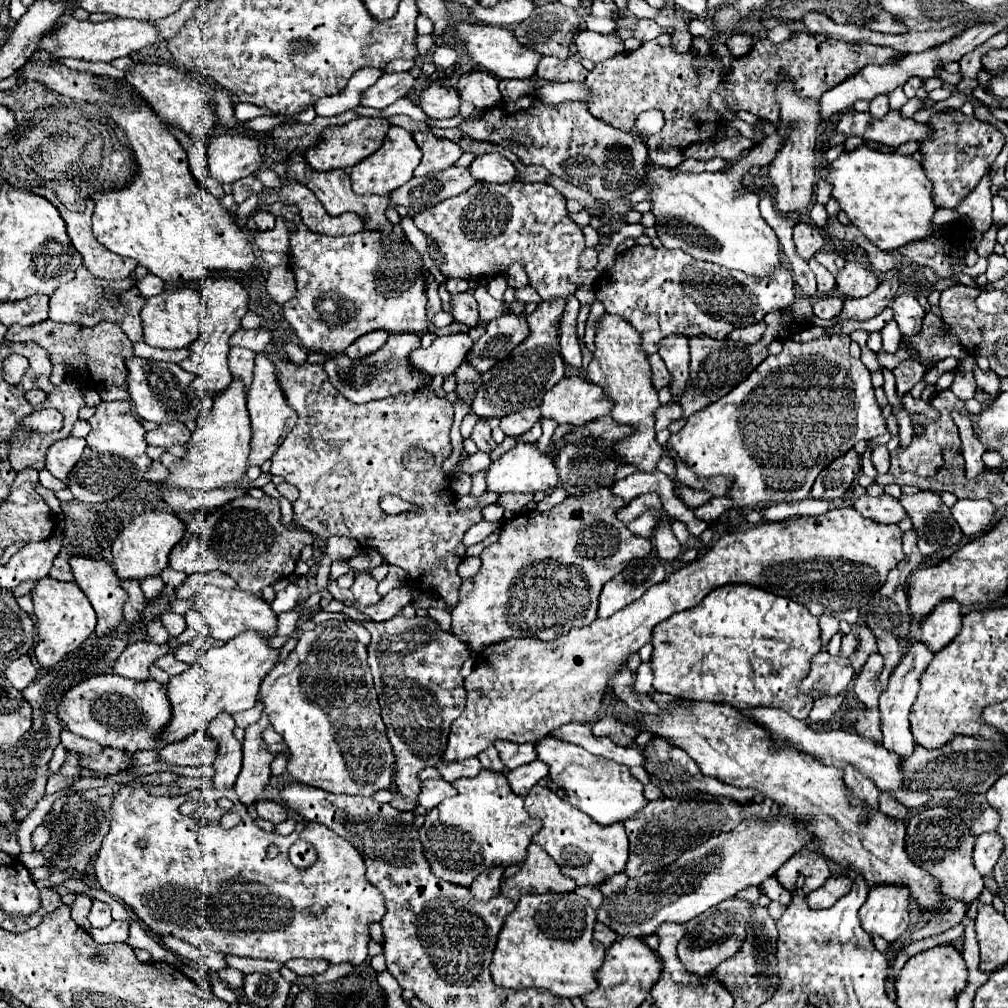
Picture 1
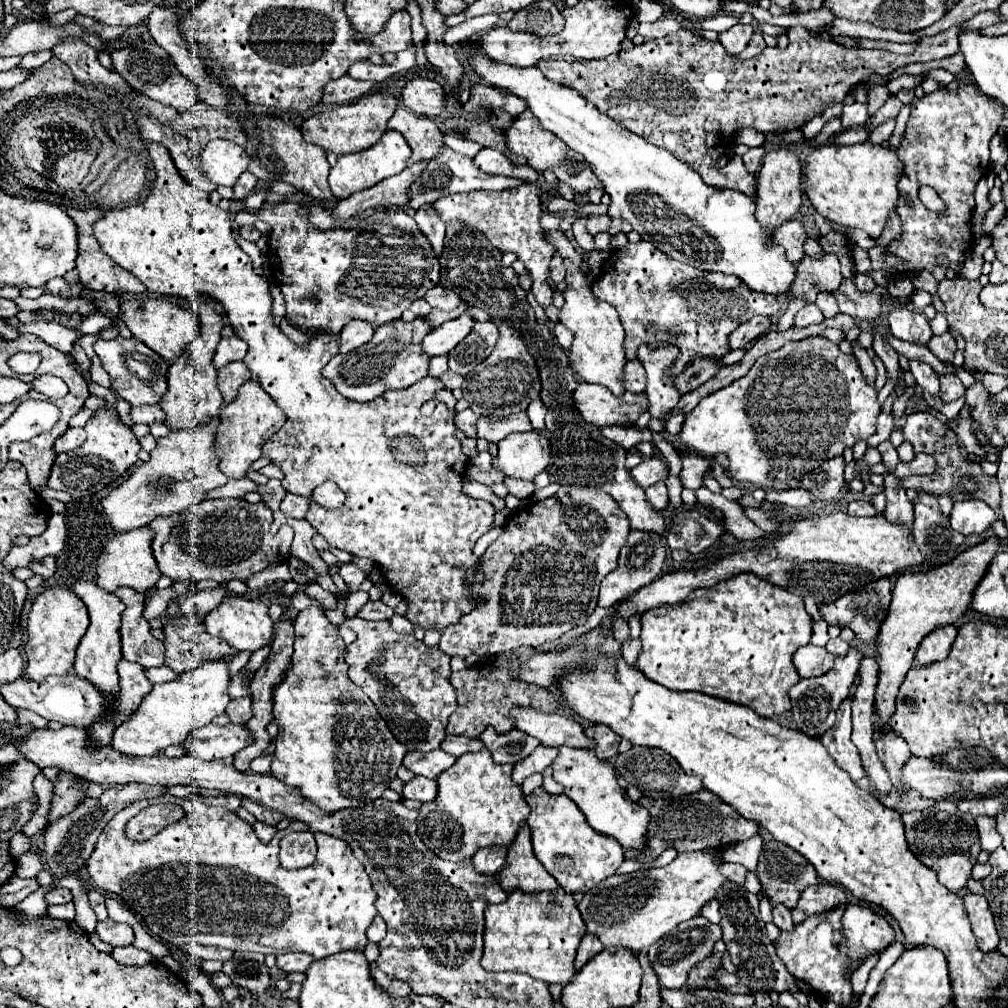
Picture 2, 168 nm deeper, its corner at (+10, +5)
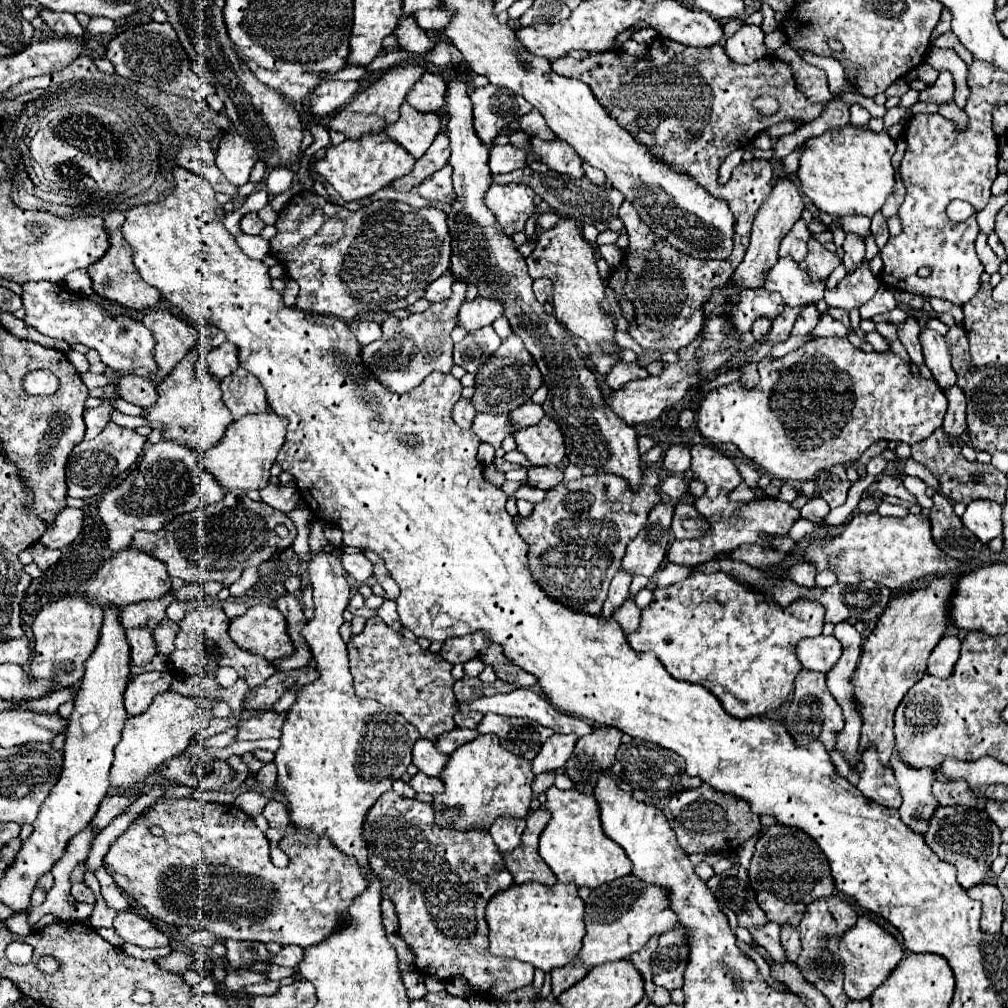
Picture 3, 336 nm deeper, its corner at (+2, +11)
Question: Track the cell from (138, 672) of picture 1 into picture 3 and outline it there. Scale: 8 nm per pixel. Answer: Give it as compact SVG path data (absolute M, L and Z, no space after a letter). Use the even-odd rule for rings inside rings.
M140 673L136 675L126 691L124 691L124 705L126 705L126 713L128 717L136 717L140 713L144 713L144 709L148 709L148 705L154 701L156 695L164 693L170 689L172 683L172 675L170 673Z

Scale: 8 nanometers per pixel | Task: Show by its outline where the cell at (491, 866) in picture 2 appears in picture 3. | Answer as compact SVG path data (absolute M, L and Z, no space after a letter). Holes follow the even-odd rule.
M498 817L494 821L494 825L490 827L490 835L492 835L494 843L498 845L500 853L512 851L520 843L520 837L524 833L524 827L526 827L526 819Z

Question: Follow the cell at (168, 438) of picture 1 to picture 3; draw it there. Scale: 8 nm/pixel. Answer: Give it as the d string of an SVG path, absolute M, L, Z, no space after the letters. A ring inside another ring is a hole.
M130 373L122 375L120 383L118 383L118 391L120 391L118 393L120 399L134 403L142 409L156 403L156 385L152 385L152 381L144 379L144 377L132 377Z

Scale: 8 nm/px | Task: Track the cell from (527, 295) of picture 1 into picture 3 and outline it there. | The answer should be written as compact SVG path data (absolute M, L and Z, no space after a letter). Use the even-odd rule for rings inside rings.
M562 217L552 229L544 231L538 237L538 245L532 251L532 255L526 259L528 263L528 273L532 279L540 279L540 277L548 277L554 279L554 317L564 323L564 327L576 335L576 337L584 337L584 341L588 341L588 347L592 349L592 369L596 369L598 373L606 375L614 363L616 357L614 355L604 355L600 349L600 341L610 341L614 343L614 323L610 317L606 317L600 311L600 301L604 299L604 281L596 269L596 255L592 245L582 237L582 229L576 225L576 221L572 221L570 217Z

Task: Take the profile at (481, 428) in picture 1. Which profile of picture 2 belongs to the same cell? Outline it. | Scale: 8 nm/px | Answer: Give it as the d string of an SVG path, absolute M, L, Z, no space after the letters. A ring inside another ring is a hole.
M472 409L456 413L456 427L462 429L470 439L476 439L476 415Z

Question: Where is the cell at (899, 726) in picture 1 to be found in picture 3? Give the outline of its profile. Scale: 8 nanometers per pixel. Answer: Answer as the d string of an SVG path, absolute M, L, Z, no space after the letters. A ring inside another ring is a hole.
M894 753L890 761L900 795L902 795L902 807L898 809L900 819L904 825L908 825L914 833L926 835L932 813L938 807L938 801L932 797L932 771L930 769L912 769L910 765L904 765L900 757Z

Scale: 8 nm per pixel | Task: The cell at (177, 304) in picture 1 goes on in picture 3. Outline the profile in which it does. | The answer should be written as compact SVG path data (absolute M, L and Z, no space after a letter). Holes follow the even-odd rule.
M148 311L142 319L144 327L154 335L154 361L158 371L152 373L152 381L160 383L178 361L182 361L198 339L198 327L184 323L168 311Z

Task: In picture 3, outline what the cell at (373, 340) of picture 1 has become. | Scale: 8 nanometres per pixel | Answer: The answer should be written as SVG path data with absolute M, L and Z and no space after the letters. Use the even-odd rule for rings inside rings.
M352 321L350 331L360 341L360 345L368 345L368 343L380 339L380 335L382 335L380 323L374 323L374 321Z

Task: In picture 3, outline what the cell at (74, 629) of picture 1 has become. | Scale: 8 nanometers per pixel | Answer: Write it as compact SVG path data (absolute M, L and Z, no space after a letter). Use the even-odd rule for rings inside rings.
M64 597L56 603L42 607L34 617L34 657L30 661L32 679L50 679L56 689L74 687L84 677L84 661L92 655L100 639L102 629L102 607L90 605L86 597Z

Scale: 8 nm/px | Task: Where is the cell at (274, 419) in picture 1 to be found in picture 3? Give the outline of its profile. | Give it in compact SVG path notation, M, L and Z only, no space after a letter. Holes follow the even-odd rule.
M276 413L246 415L234 421L226 429L224 439L208 453L202 455L202 467L210 475L214 475L214 479L222 485L226 493L236 489L242 489L242 491L264 489L270 481L270 467L274 465L280 445L284 443L284 435L286 435L286 421Z

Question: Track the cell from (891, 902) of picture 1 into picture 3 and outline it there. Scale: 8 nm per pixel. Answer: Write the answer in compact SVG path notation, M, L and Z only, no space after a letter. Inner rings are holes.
M858 917L858 923L840 941L840 961L844 965L844 975L846 975L844 979L846 995L856 1001L870 999L872 991L890 977L890 973L894 971L894 967L902 957L904 957L904 951L890 933L886 933L872 919Z

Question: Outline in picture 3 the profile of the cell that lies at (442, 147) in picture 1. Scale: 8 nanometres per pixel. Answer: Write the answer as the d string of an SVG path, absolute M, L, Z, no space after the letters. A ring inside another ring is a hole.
M404 101L400 107L398 121L392 125L386 125L384 133L400 147L404 147L414 159L418 159L426 153L434 137L440 133L440 115L420 113Z

